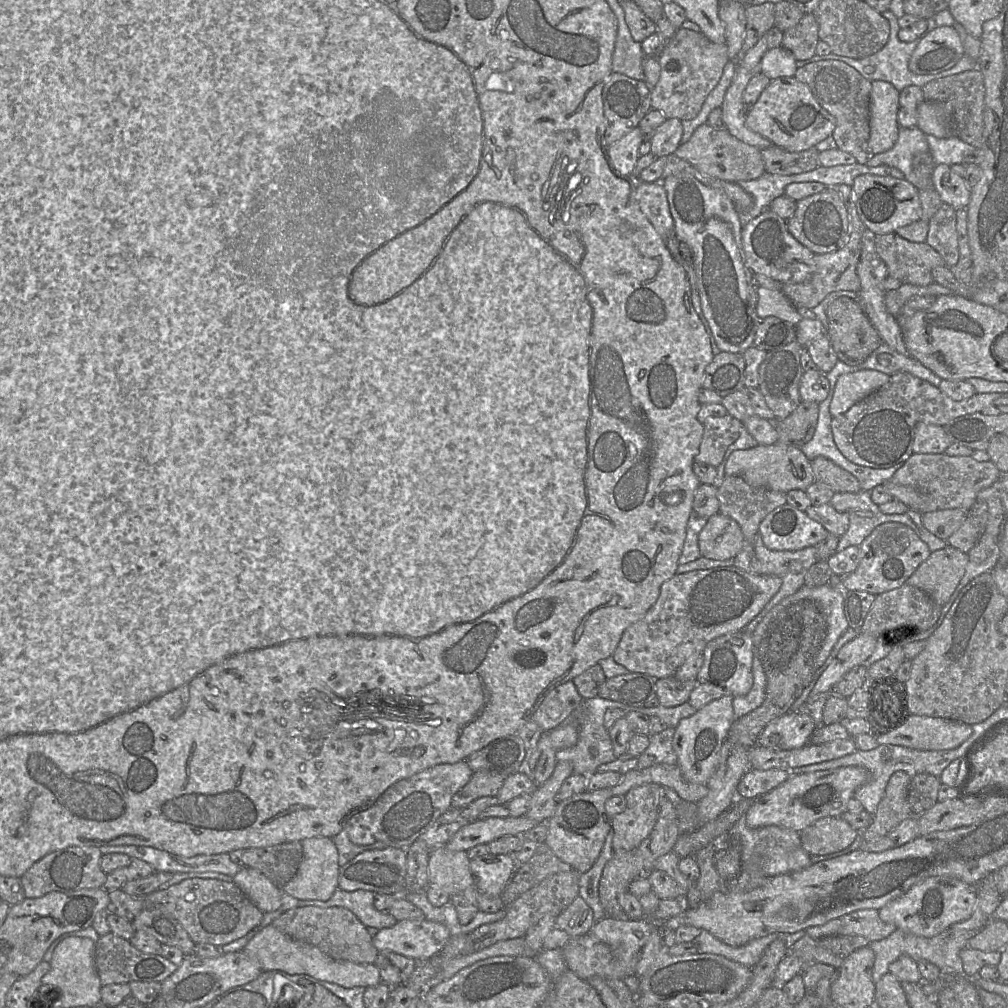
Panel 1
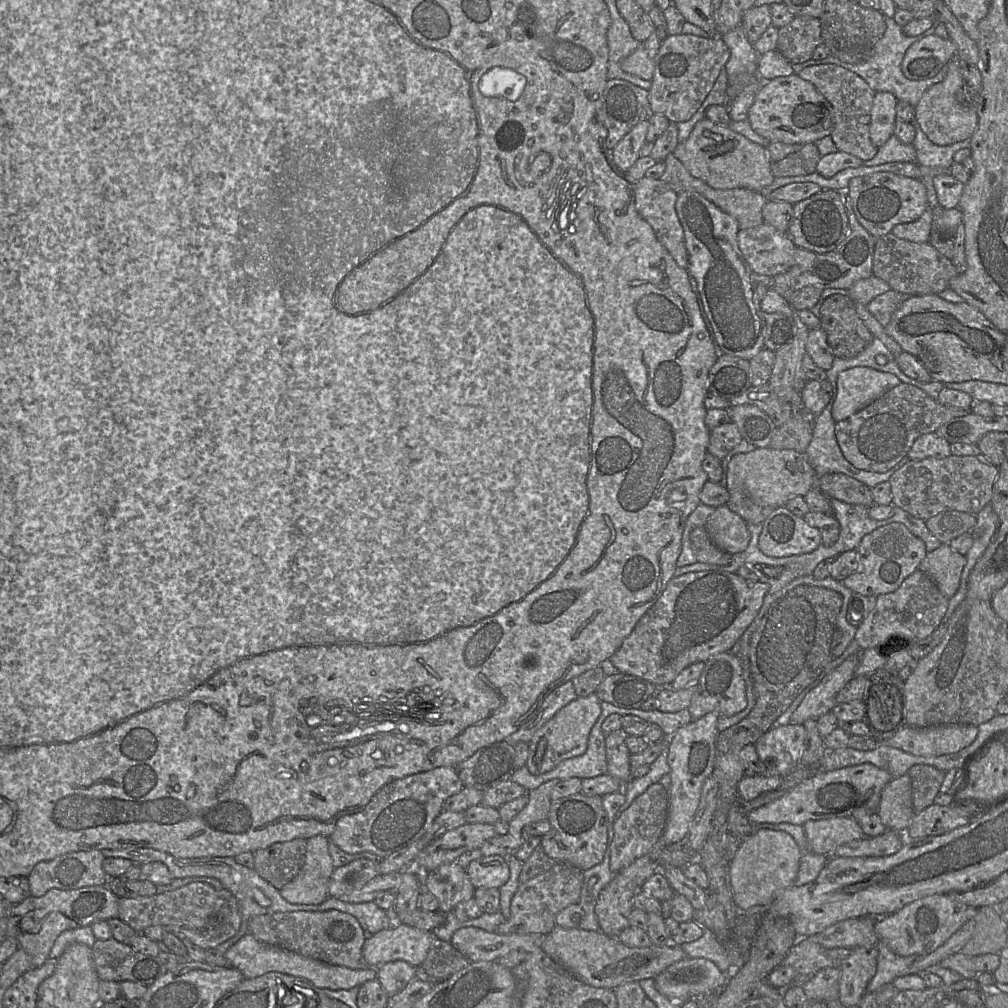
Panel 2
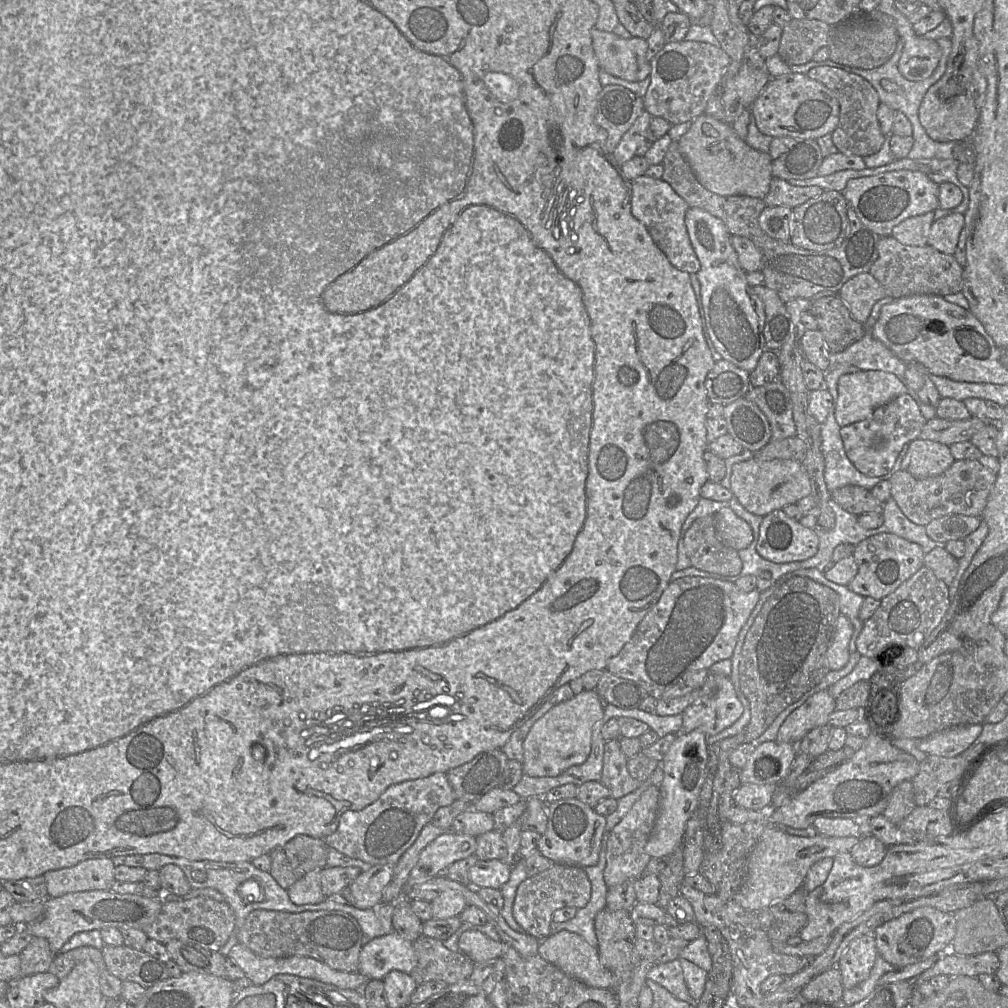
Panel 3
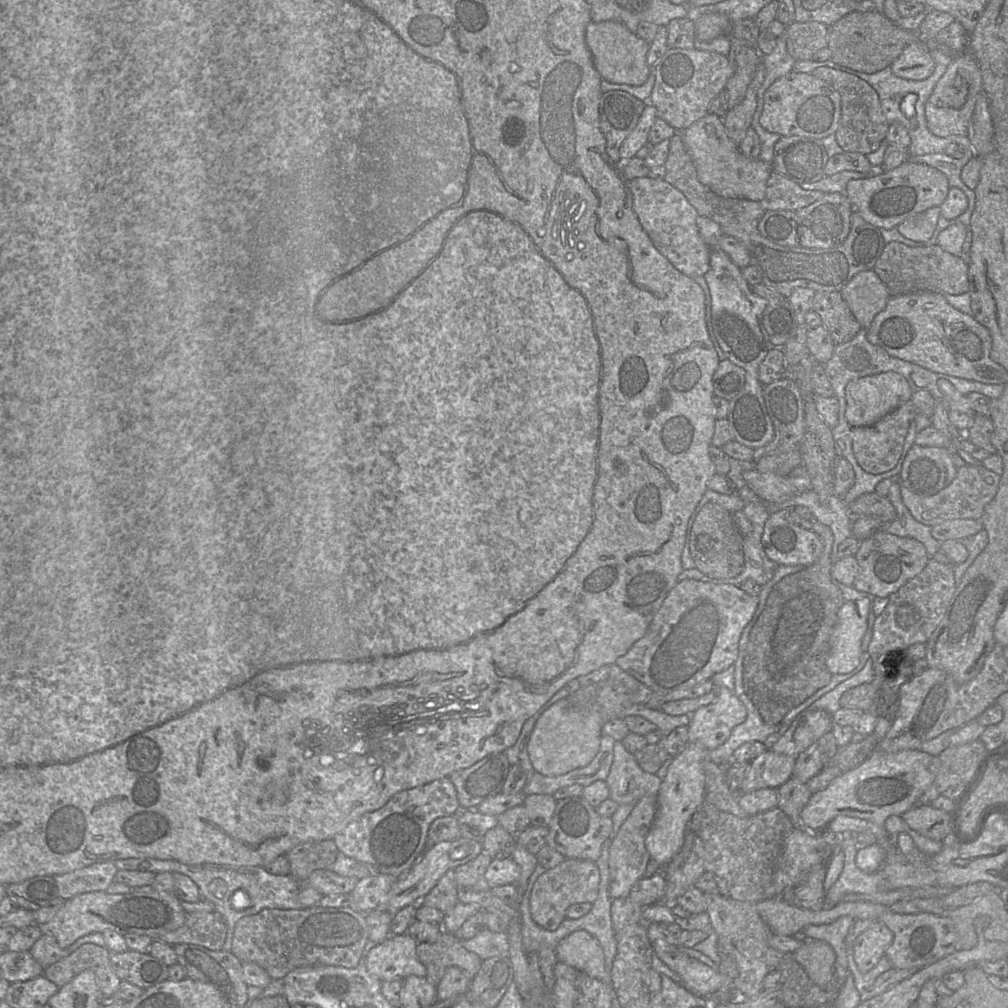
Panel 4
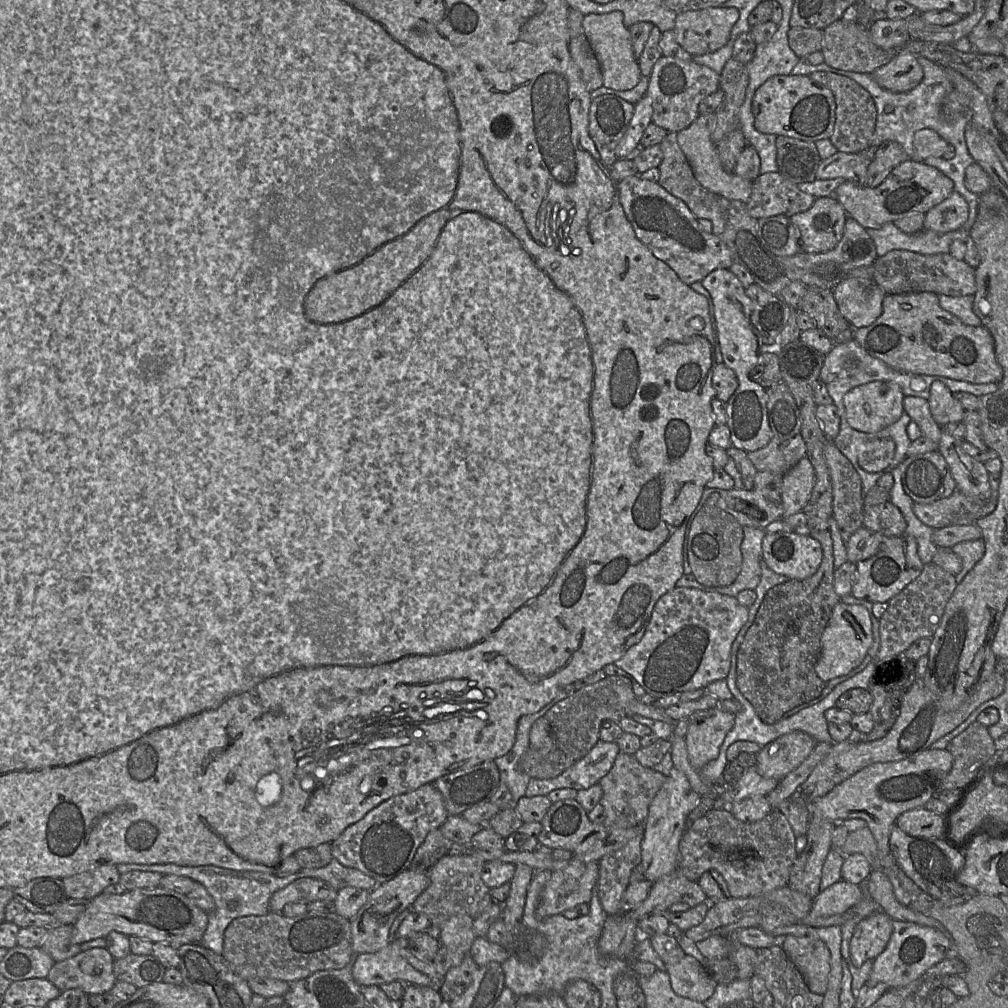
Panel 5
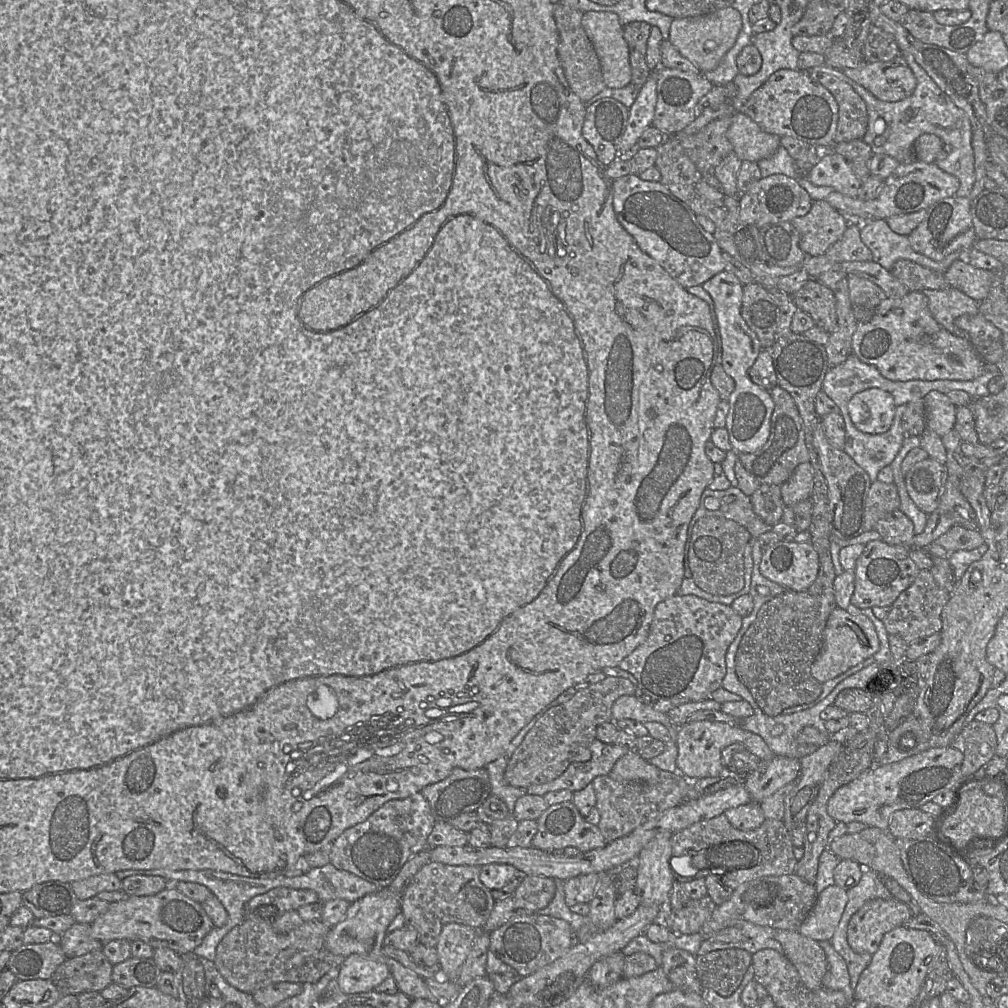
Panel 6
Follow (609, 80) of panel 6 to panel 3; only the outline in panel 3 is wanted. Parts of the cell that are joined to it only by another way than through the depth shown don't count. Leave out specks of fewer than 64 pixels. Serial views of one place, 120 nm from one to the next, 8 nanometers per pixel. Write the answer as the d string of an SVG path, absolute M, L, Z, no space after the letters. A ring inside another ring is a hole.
M593 28L592 42L599 66L605 72L631 82L642 81L650 76L651 64L646 59L647 39L633 36L630 39L624 39L614 33Z

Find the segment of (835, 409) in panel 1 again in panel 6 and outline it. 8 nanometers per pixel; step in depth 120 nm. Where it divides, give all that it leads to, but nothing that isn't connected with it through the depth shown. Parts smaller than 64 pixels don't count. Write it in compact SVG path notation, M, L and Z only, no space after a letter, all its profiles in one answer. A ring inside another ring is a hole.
M869 388L856 393L848 402L852 423L866 434L887 432L893 424L895 410L893 396L879 388Z

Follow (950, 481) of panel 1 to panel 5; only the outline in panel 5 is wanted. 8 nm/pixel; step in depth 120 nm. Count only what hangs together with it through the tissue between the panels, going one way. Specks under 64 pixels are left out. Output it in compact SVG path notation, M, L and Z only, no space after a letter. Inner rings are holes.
M989 473L990 498L986 503L975 503L958 490L929 504L914 503L913 511L918 519L934 530L974 524L995 510L998 499L1000 473Z

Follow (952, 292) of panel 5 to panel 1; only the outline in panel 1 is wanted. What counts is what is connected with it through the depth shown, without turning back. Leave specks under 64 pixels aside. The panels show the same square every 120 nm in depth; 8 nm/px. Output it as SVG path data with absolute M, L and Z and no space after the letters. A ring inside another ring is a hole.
M896 232L875 236L875 249L888 269L888 276L902 284L927 286L933 283L932 270L944 266L941 255L926 242L912 242Z

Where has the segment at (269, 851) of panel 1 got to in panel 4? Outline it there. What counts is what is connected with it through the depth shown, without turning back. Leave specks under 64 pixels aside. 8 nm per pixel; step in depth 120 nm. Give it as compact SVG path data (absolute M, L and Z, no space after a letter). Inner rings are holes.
M333 840L301 843L285 855L290 863L289 875L298 882L304 882L316 870L328 869L338 855Z

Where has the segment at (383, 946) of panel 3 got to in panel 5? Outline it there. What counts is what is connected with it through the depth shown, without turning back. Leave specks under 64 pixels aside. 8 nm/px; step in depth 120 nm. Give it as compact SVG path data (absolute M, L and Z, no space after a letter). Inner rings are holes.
M393 937L386 947L377 952L358 954L352 968L354 980L364 986L381 986L385 983L401 981L406 985L413 984L417 986L437 987L427 975L413 968L401 956L402 947L407 947L407 939Z

